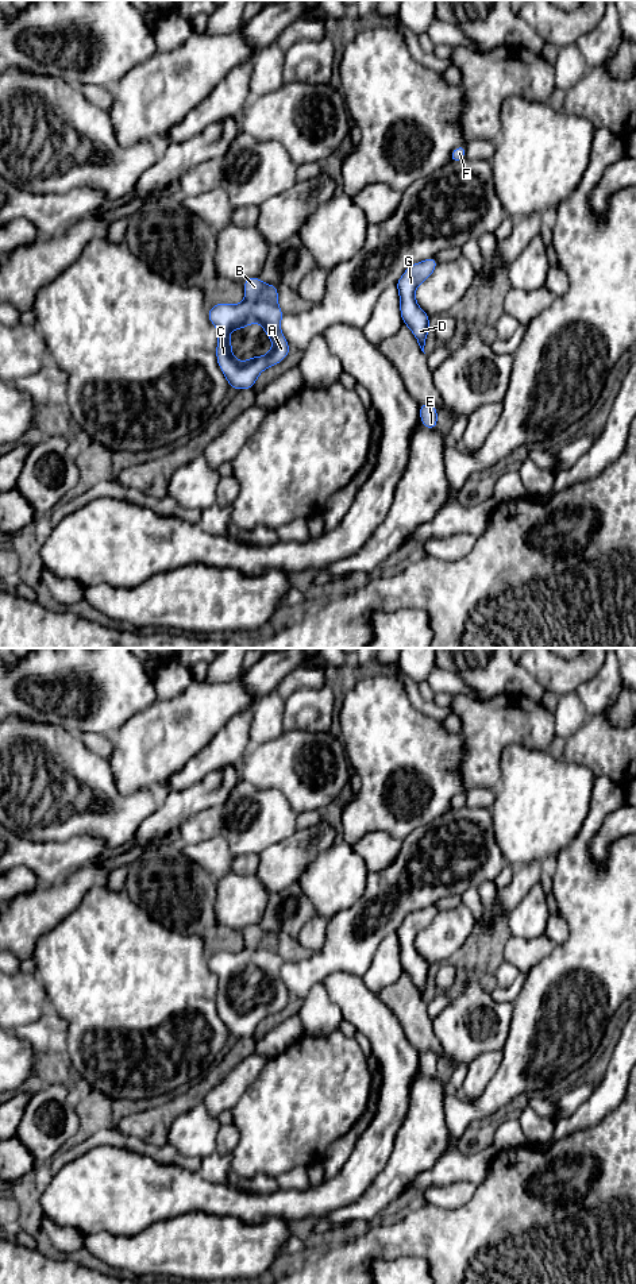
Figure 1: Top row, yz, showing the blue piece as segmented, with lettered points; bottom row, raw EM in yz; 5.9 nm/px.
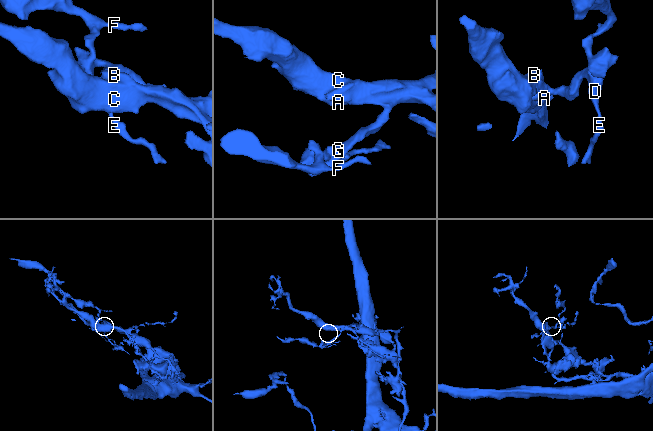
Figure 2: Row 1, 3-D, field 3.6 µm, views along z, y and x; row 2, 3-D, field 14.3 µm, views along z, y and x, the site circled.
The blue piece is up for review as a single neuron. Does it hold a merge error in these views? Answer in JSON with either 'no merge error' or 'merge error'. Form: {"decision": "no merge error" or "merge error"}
{"decision": "merge error"}

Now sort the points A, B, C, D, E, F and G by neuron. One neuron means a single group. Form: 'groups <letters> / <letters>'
groups A C D E F G / B

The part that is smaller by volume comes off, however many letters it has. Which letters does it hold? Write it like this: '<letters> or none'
B

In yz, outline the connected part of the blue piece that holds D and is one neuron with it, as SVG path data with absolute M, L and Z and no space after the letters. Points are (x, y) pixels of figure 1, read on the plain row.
M435 905L413 911L402 921L396 932L400 944L402 972L410 976L423 1000L431 965L416 951L415 941L417 934L433 922L438 911Z

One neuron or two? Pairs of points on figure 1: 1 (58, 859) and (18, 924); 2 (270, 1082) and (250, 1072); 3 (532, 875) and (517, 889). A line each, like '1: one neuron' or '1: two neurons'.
1: two neurons
2: two neurons
3: one neuron

